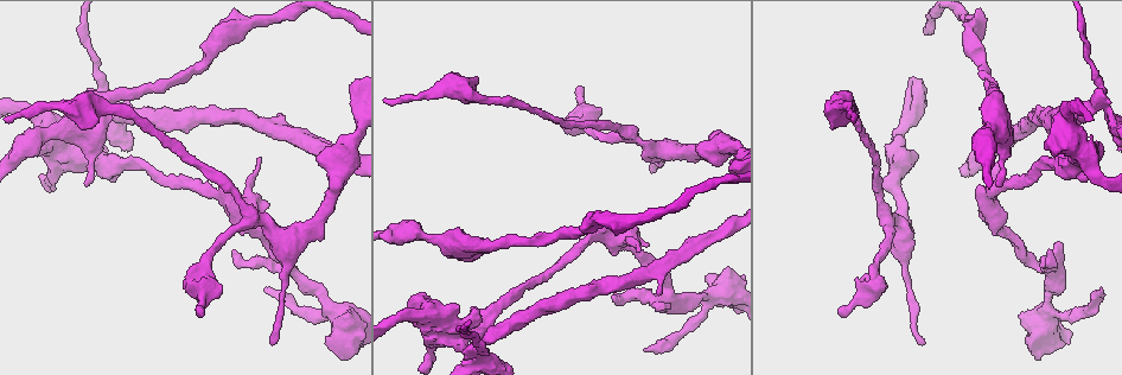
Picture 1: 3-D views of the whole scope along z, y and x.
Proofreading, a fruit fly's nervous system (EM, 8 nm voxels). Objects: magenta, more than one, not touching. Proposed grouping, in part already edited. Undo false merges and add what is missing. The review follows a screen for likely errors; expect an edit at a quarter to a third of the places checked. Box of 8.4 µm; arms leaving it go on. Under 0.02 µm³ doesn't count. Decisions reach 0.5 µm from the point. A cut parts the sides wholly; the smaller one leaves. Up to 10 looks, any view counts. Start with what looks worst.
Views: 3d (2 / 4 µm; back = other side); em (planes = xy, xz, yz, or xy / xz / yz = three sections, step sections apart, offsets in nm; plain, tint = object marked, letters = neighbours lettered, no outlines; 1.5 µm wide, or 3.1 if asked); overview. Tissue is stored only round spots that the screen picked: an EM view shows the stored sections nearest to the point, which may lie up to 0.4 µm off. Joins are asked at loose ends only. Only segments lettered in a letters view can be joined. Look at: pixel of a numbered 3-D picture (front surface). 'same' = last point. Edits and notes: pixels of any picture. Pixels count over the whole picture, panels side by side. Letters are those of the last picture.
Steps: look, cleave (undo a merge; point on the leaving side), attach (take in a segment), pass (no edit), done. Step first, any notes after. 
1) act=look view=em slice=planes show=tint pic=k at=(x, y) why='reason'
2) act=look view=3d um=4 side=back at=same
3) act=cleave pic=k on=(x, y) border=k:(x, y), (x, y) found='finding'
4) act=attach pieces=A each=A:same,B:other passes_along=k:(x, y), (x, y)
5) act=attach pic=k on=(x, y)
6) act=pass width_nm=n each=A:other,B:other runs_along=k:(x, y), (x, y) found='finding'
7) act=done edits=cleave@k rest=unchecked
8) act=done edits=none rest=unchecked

act=look view=3d um=4 pic=1 at=(43, 121) why='three arms meet'

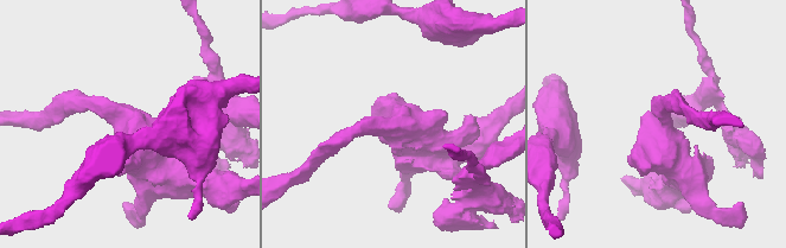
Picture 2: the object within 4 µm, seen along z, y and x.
act=look view=em slice=yz step=8 show=letters pic=2 at=(665, 123) arms=3 arm_widths_nm=220,320,500

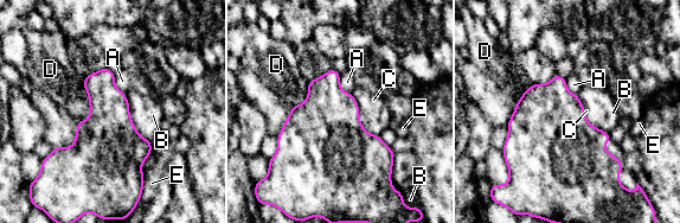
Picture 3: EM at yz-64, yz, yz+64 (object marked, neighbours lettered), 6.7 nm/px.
act=pass each=A:other,B:other,C:other,D:other,E:other border=3:(577, 94), (585, 120), (608, 133) found='all the same neuron'

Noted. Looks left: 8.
act=look view=3d um=2 pic=1 at=(1002, 183) why='branch stops here'

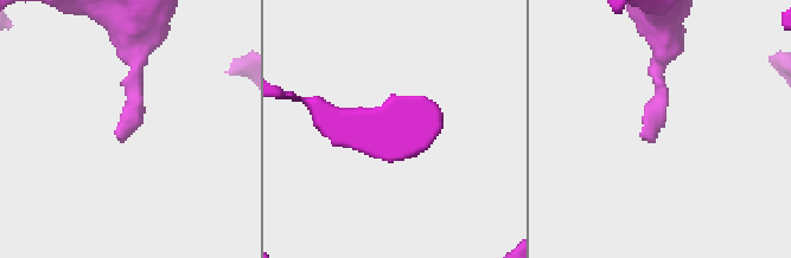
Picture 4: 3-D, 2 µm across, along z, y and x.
act=look view=em slice=planes show=tint pic=4 at=(652, 139)

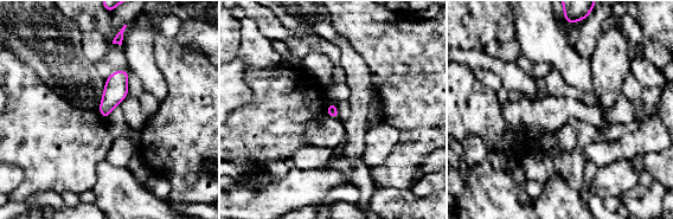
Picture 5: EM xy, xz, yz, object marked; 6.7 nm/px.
act=look view=em slice=planes show=letters at=same

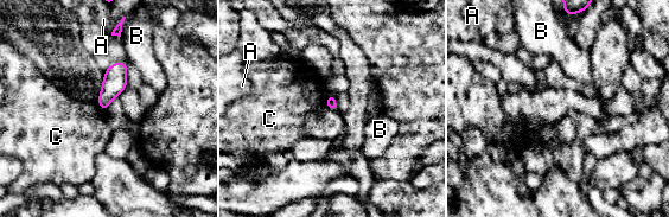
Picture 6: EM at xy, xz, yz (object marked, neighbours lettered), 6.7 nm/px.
act=pass each=A:other,B:other,C:other found='none of them fits'

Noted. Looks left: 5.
act=look view=em slice=planes show=letters pic=1 at=(340, 357)

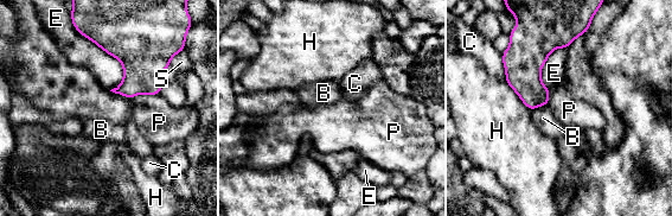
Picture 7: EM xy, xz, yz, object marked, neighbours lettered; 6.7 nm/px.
act=pass longest_contact=E:460nm each=B:other,C:other,E:other,H:other,P:other,S:other border=7:(548, 105), (541, 105), (531, 110) found='no lettered segment goes on from it'

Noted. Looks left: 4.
act=look view=em slice=xy step=4 show=tint pic=1 at=(565, 129) why='branch stops here'

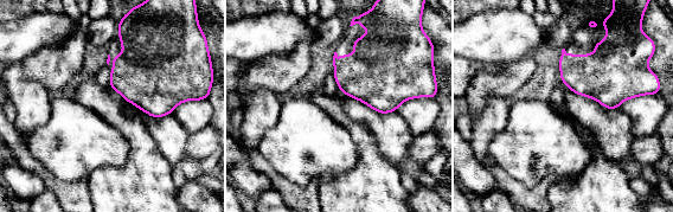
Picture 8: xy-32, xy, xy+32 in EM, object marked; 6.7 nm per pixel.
act=look view=em slice=planes show=letters at=same

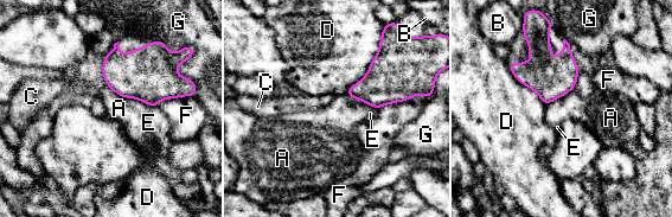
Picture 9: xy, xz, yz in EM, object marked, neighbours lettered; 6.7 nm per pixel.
act=pass each=A:other,B:other,C:other,D:other,E:other,F:other,G:other border=9:(107, 84), (121, 96), (136, 99) found='no lettered segment goes on from it'

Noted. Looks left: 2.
act=done edits=none rest=unchecked

